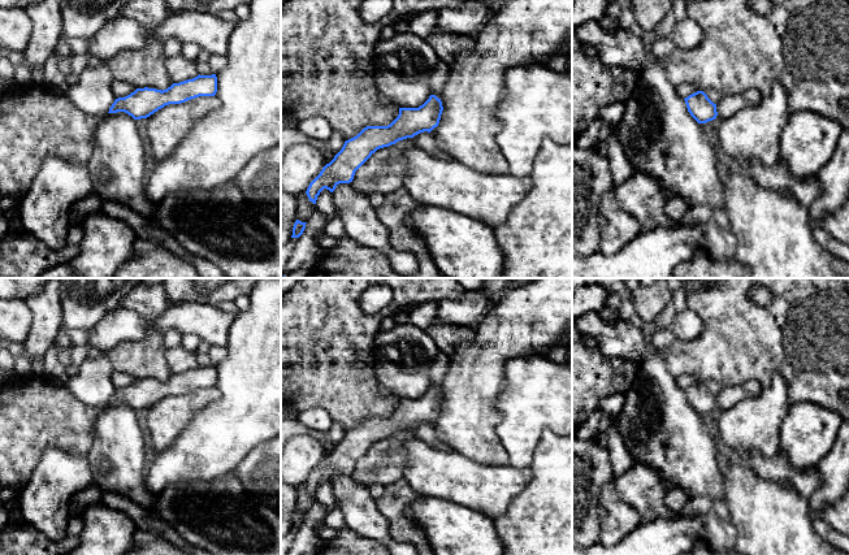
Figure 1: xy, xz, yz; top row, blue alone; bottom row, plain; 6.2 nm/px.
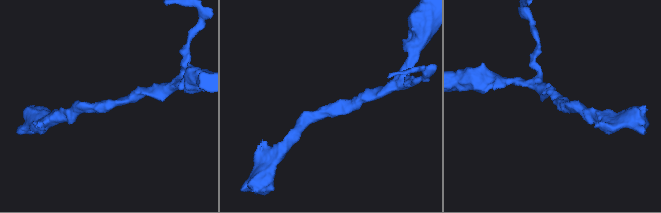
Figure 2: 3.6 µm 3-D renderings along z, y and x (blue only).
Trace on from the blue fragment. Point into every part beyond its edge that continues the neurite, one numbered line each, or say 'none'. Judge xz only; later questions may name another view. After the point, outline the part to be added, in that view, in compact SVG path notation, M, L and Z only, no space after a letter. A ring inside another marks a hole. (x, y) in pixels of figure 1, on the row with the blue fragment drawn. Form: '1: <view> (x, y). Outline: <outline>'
none

